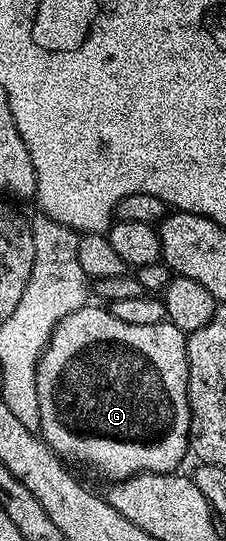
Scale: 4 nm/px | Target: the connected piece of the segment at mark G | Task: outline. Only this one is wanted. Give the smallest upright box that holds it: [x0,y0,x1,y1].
[36,307,192,482]

